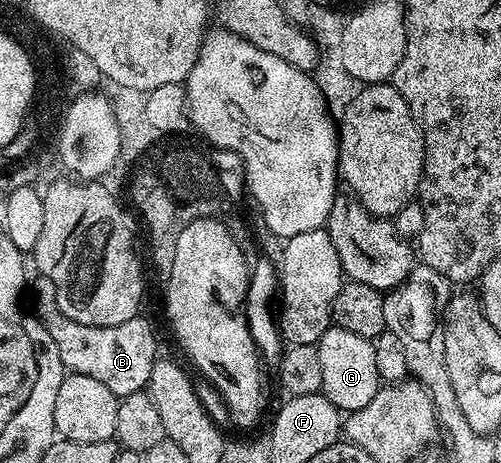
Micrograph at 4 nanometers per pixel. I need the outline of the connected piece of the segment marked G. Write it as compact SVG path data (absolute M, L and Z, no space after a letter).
M332 324L316 345L320 352L321 394L332 400L332 404L343 412L364 408L364 404L376 396L380 385L373 341Z

